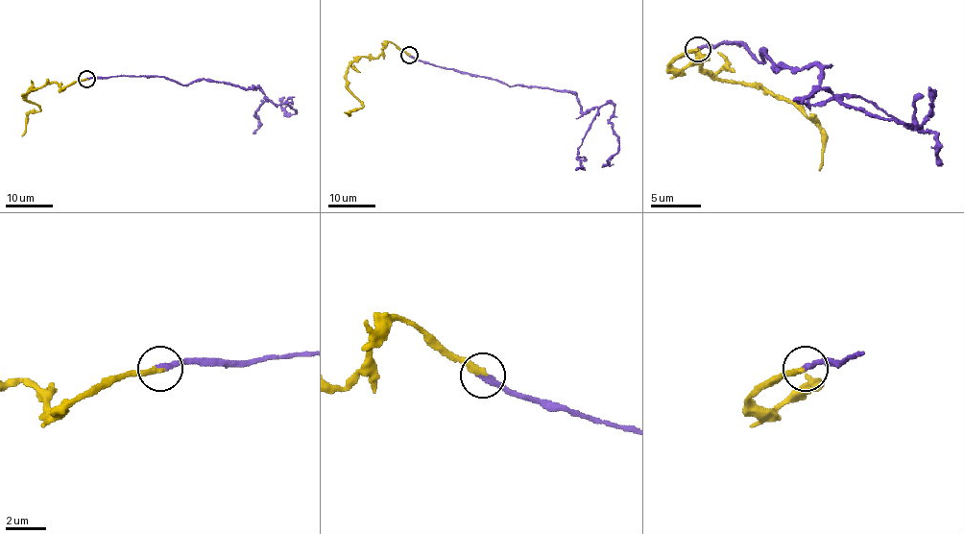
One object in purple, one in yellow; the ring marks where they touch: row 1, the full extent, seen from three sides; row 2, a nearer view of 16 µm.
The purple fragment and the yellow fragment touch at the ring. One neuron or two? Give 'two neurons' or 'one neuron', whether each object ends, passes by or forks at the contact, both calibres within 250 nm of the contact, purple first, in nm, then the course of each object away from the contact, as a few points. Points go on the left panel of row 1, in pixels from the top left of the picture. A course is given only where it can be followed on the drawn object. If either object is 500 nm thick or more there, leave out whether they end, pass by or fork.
one neuron; purple ends; yellow ends; calibres 320 and 300 nm; course purple (86, 79), (257, 86), (276, 104), (290, 98), (295, 113), (285, 113), (284, 97); course yellow (86, 79), (61, 88), (46, 83), (25, 94), (39, 109), (26, 117), (21, 136)

